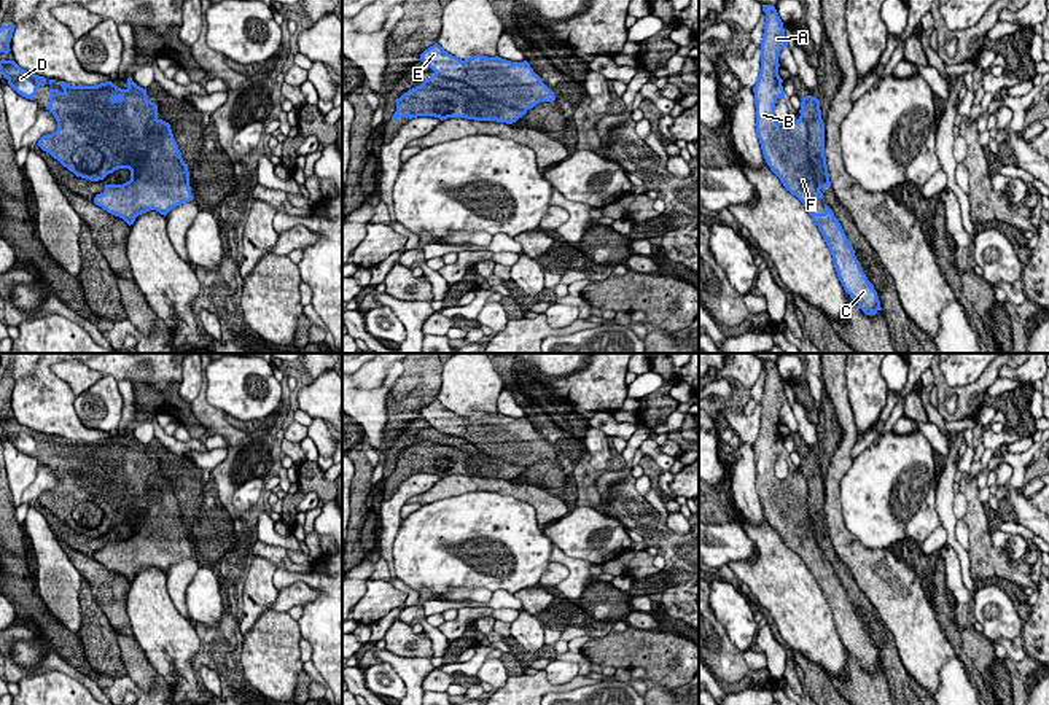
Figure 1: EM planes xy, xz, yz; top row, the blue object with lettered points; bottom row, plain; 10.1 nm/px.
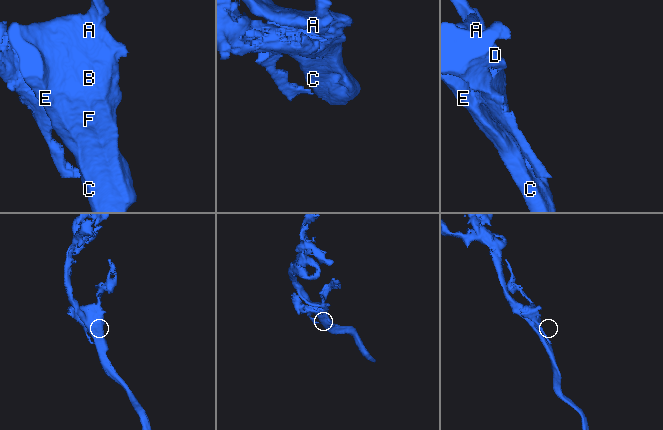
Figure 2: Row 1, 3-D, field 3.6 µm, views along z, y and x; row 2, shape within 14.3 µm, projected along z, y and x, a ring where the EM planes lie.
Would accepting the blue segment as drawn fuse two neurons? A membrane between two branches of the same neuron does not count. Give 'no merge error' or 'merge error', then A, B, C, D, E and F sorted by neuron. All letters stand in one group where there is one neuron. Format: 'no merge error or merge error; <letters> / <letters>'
merge error; A B C E F / D

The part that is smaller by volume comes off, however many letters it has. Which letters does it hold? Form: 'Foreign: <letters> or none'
Foreign: D

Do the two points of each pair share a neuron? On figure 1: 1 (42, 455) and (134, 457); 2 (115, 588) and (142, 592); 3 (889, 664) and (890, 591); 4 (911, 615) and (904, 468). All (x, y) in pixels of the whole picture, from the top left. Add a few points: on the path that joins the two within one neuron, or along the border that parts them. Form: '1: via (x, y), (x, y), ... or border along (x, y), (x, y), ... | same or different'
1: via (64, 457), (74, 463), (112, 463) | same
2: border along (131, 583), (126, 592), (124, 610) | different
3: border along (889, 629), (903, 664) | different
4: border along (860, 541), (868, 548), (892, 548), (896, 553) | different

